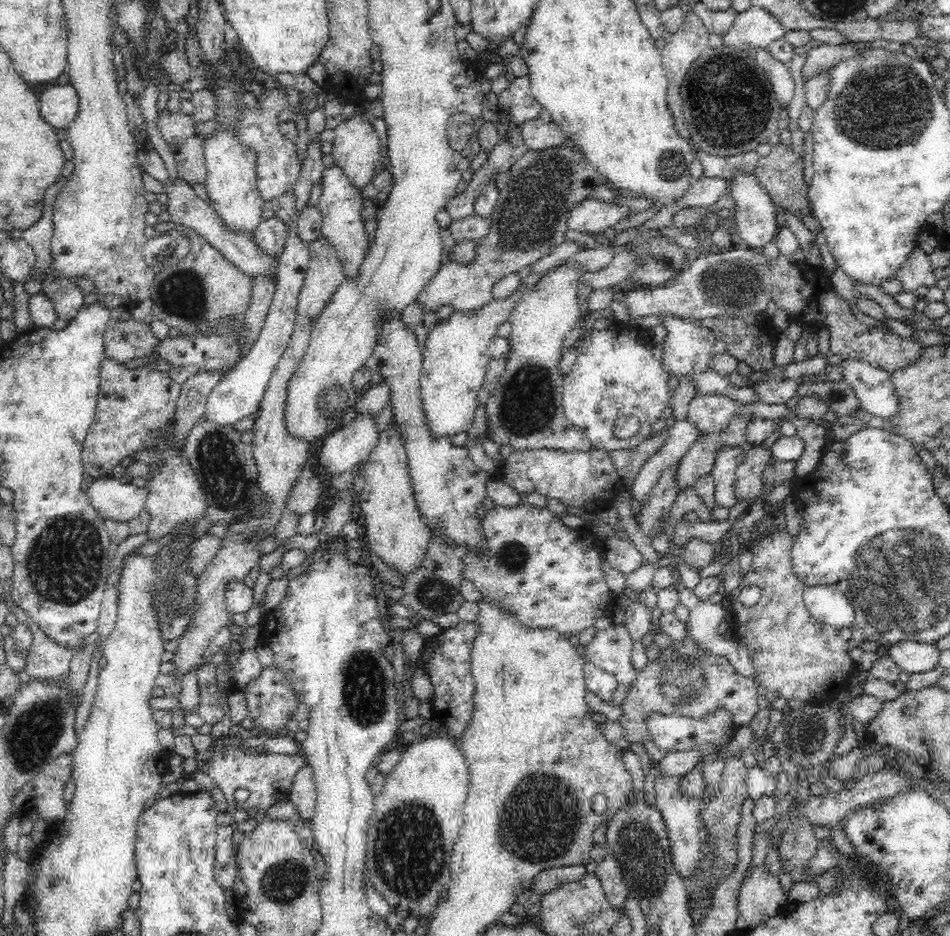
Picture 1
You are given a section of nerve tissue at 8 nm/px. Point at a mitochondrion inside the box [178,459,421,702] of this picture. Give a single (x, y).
(314, 474)

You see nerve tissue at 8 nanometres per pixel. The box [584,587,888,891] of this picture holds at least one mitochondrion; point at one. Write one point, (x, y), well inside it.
(681, 683)

